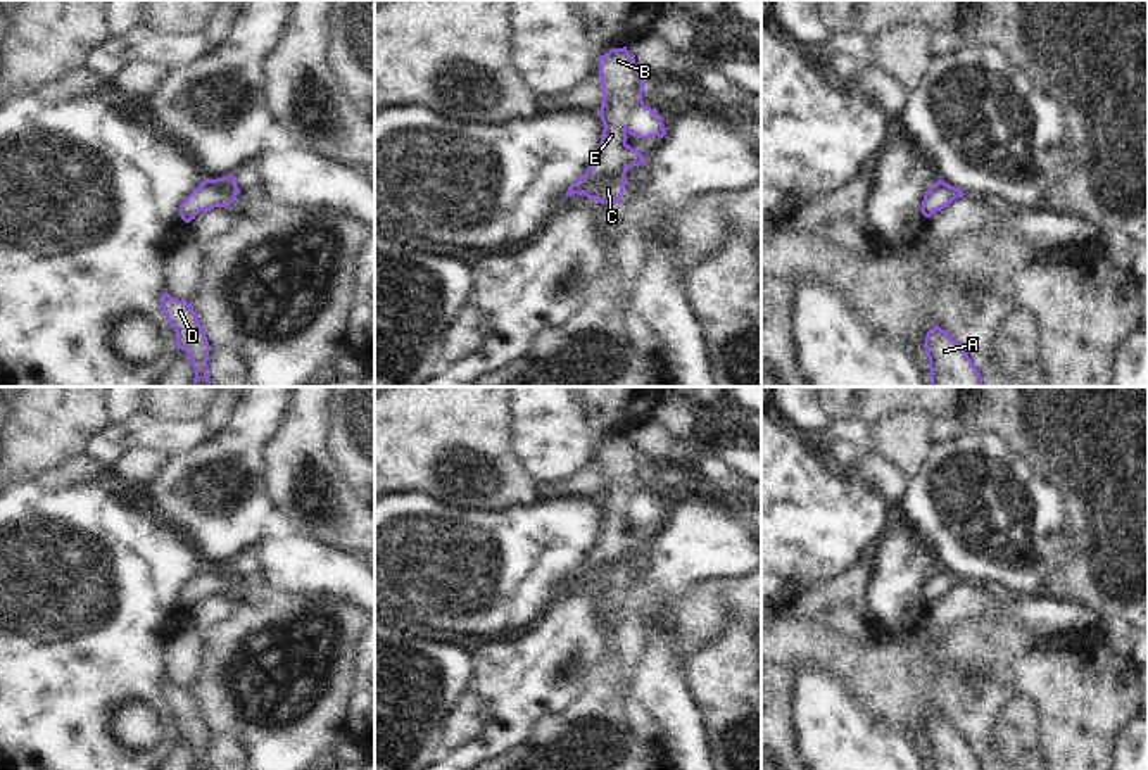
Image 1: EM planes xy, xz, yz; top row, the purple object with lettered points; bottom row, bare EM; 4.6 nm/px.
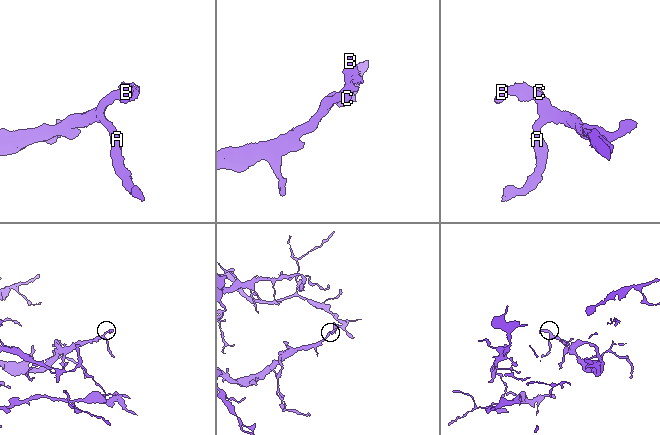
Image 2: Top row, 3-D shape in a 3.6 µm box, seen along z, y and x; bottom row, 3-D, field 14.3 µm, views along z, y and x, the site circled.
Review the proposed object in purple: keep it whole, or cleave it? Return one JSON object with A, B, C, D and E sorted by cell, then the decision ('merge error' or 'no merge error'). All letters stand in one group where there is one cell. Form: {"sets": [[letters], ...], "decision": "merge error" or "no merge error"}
{"sets": [["A", "B", "C", "D", "E"]], "decision": "no merge error"}

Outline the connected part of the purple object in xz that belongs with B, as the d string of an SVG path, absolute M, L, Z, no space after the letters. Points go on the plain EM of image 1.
M627 433L611 435L599 445L602 475L601 533L589 556L568 575L565 584L585 582L601 590L618 590L628 554L644 551L646 544L627 530L627 520L637 525L663 525L661 502L642 489L644 464Z

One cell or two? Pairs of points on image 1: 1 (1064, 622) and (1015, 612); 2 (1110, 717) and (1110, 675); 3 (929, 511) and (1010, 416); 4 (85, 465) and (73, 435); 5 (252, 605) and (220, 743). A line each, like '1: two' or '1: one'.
1: one
2: one
3: two
4: two
5: two

